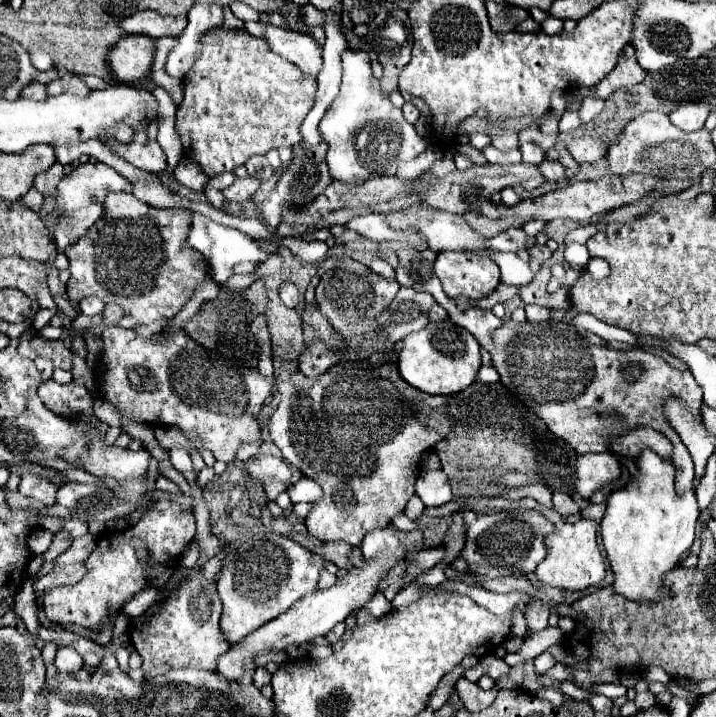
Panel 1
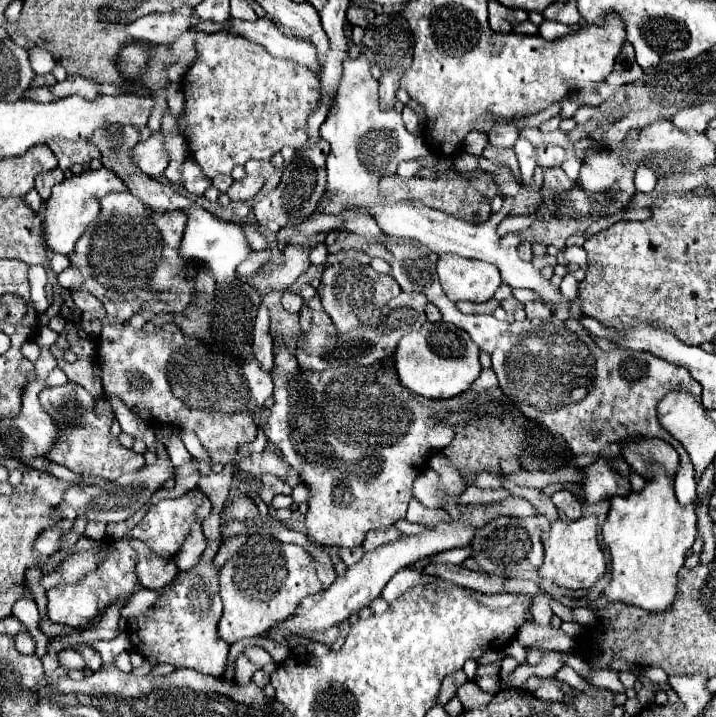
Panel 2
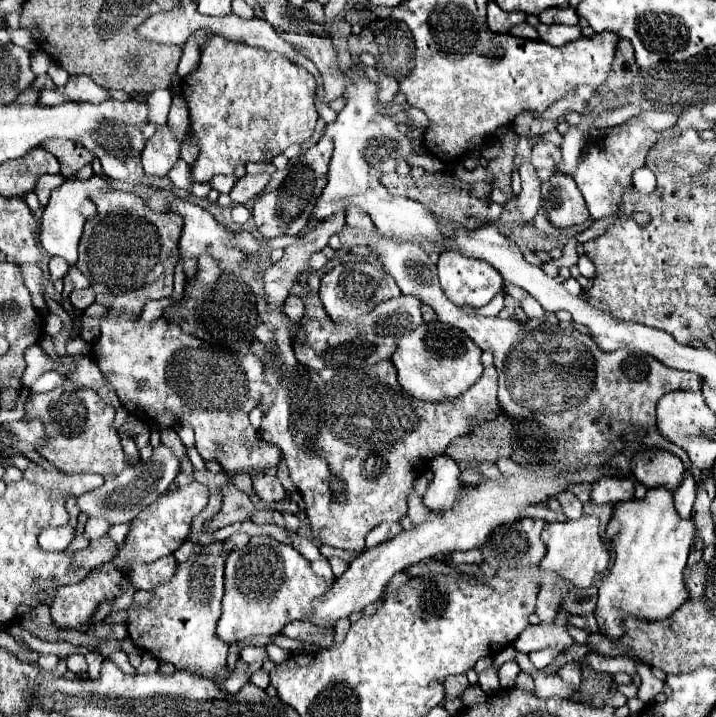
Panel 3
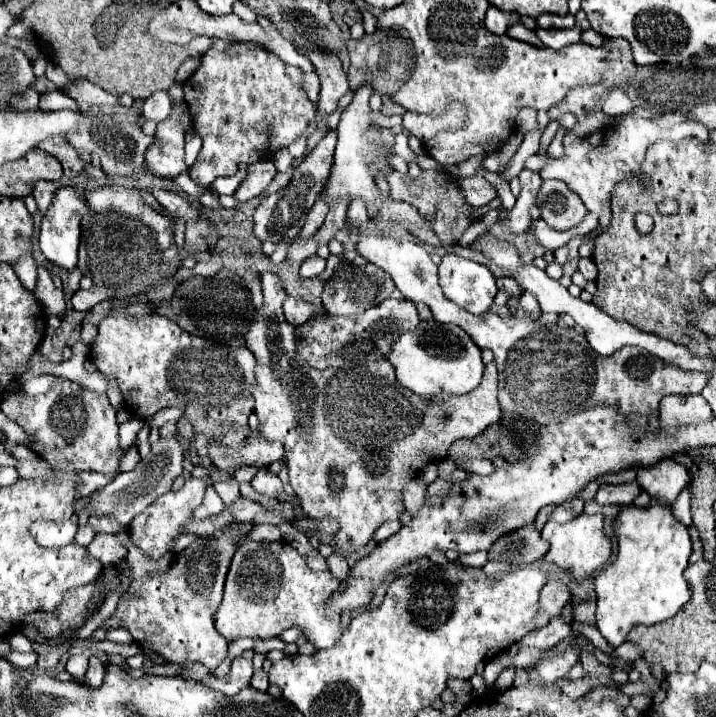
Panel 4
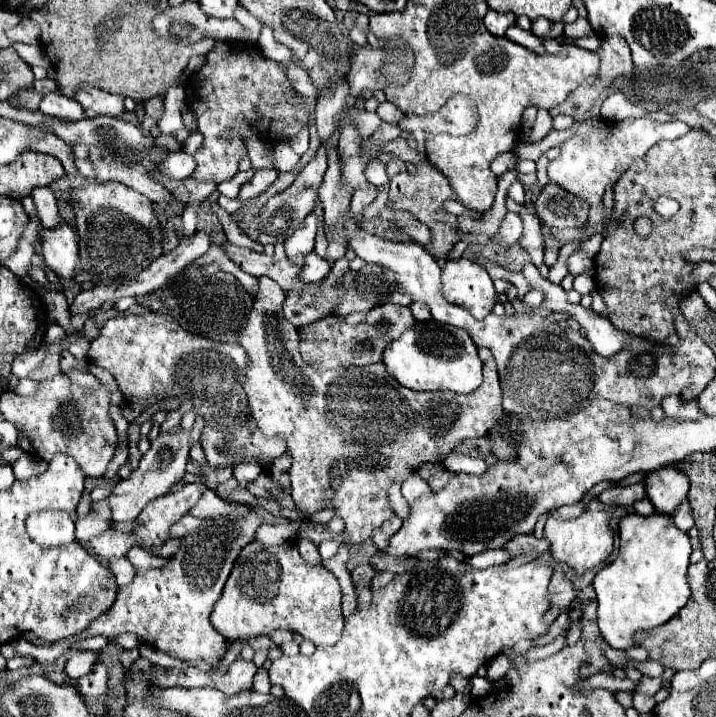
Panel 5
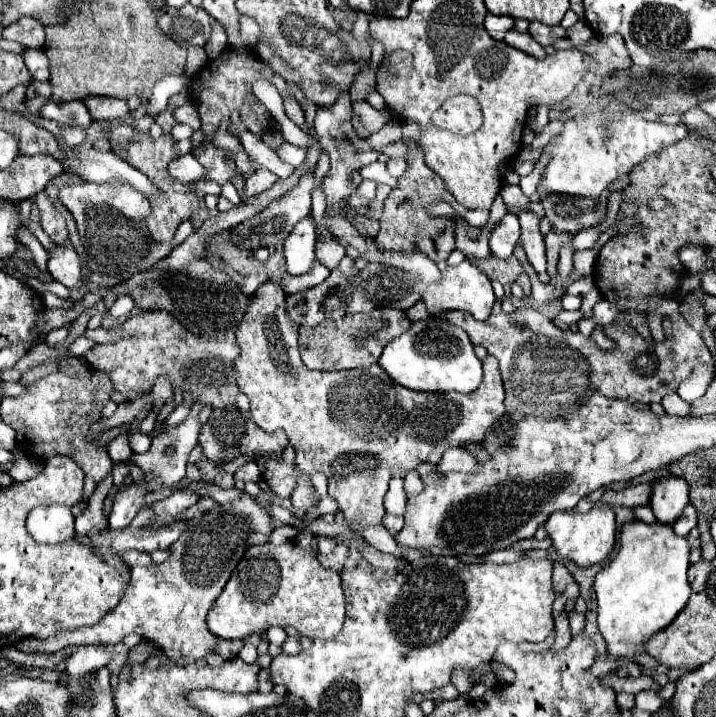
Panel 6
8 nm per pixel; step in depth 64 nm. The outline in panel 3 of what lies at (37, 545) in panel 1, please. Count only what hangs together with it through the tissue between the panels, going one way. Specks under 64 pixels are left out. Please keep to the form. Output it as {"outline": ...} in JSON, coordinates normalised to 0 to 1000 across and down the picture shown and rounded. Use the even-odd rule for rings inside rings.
{"outline":[[[59,729],[56,739],[53,739],[53,750],[50,750],[56,764],[67,767],[67,770],[92,767],[101,753],[103,753],[103,736],[98,731],[92,731],[92,734],[67,734],[64,736],[64,729]]]}

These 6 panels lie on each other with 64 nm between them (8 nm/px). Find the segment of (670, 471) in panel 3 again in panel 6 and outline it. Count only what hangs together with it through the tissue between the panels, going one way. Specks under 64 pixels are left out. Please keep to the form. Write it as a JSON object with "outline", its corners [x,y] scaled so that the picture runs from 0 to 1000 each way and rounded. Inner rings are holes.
{"outline":[[[927,664],[911,675],[908,709],[925,731],[941,731],[961,703],[961,675],[941,664]]]}

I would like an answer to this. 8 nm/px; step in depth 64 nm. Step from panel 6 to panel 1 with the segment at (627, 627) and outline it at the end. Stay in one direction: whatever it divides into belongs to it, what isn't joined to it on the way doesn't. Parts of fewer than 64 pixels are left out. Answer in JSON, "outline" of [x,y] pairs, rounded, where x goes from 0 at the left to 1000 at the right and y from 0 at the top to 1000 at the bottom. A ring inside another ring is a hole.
{"outline":[[[897,630],[888,650],[891,650],[891,669],[877,672],[877,678],[858,683],[849,692],[846,700],[849,709],[838,731],[841,736],[838,745],[858,798],[858,815],[855,815],[858,826],[885,840],[922,840],[927,834],[927,803],[944,789],[950,789],[953,773],[969,756],[969,739],[972,739],[978,709],[972,703],[969,686],[958,686],[955,692],[944,689],[941,683],[944,653],[936,642],[925,642],[913,630]]]}

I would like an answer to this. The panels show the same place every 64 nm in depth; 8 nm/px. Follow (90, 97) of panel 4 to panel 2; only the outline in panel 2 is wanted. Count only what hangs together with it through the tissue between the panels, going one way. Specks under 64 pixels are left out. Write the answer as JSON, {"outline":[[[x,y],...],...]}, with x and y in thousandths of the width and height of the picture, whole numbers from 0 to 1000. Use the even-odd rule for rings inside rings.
{"outline":[[[95,106],[89,114],[75,117],[70,126],[73,126],[73,131],[78,131],[84,137],[109,131],[115,137],[134,139],[134,134],[140,134],[140,126],[137,126],[134,114],[131,112],[123,112],[123,109],[115,109],[115,106]]]}

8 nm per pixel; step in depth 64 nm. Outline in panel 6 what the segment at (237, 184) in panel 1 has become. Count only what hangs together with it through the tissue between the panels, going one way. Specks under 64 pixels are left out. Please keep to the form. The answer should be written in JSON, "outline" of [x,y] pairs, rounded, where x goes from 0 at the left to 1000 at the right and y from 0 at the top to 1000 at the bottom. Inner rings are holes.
{"outline":[[[360,237],[355,240],[355,245],[349,245],[342,251],[342,264],[346,273],[358,273],[366,271],[369,265],[380,262],[380,257],[385,254],[385,245],[374,237]]]}

